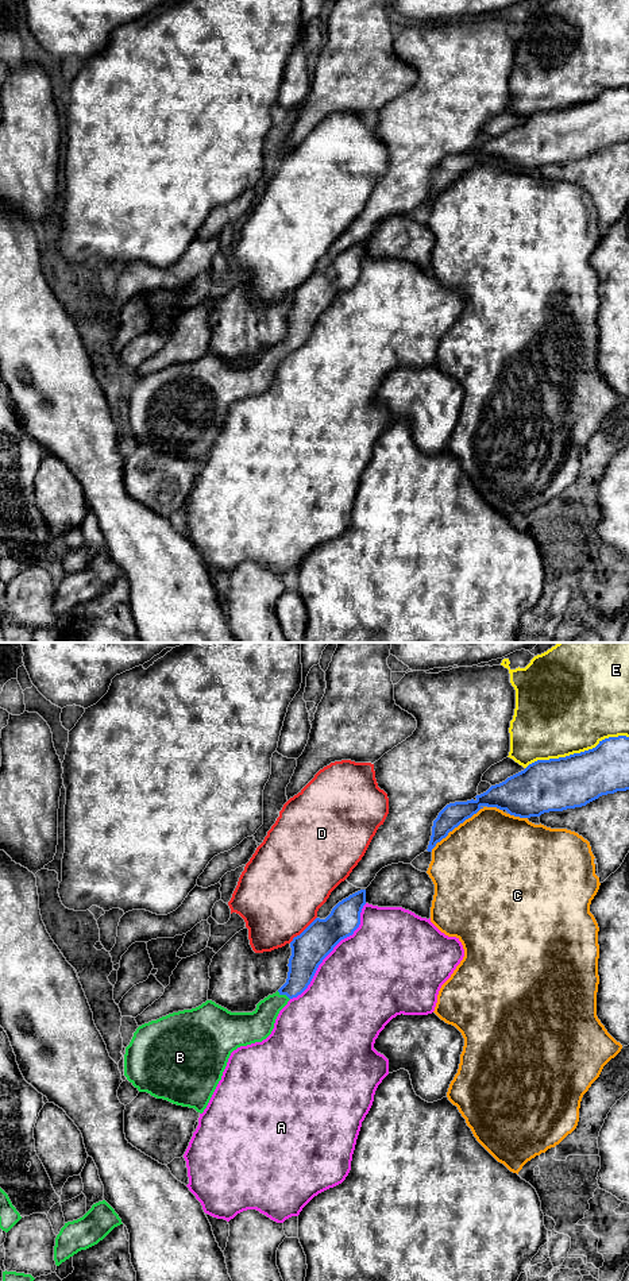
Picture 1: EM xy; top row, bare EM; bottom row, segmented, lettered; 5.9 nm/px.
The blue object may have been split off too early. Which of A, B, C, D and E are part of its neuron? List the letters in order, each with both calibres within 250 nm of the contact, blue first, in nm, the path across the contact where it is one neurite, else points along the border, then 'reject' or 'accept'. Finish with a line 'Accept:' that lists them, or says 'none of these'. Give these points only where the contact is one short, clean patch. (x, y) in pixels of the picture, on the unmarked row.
A: 200/500 nm | reject
B: 180/180 nm | accept
C: 140/500 nm | reject
D: 200/480 nm | along xy (316, 269), (289, 294) | reject
E: 320/480 nm | reject
Accept: B

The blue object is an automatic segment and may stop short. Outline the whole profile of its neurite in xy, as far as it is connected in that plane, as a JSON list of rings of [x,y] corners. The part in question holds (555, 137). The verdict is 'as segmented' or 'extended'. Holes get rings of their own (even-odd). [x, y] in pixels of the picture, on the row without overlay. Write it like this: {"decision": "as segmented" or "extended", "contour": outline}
{"decision": "as segmented", "contour": [[[609,89],[589,103],[537,112],[491,138],[475,153],[447,157],[433,173],[428,204],[485,158],[520,170],[586,158],[602,147],[629,142],[629,89]]]}

